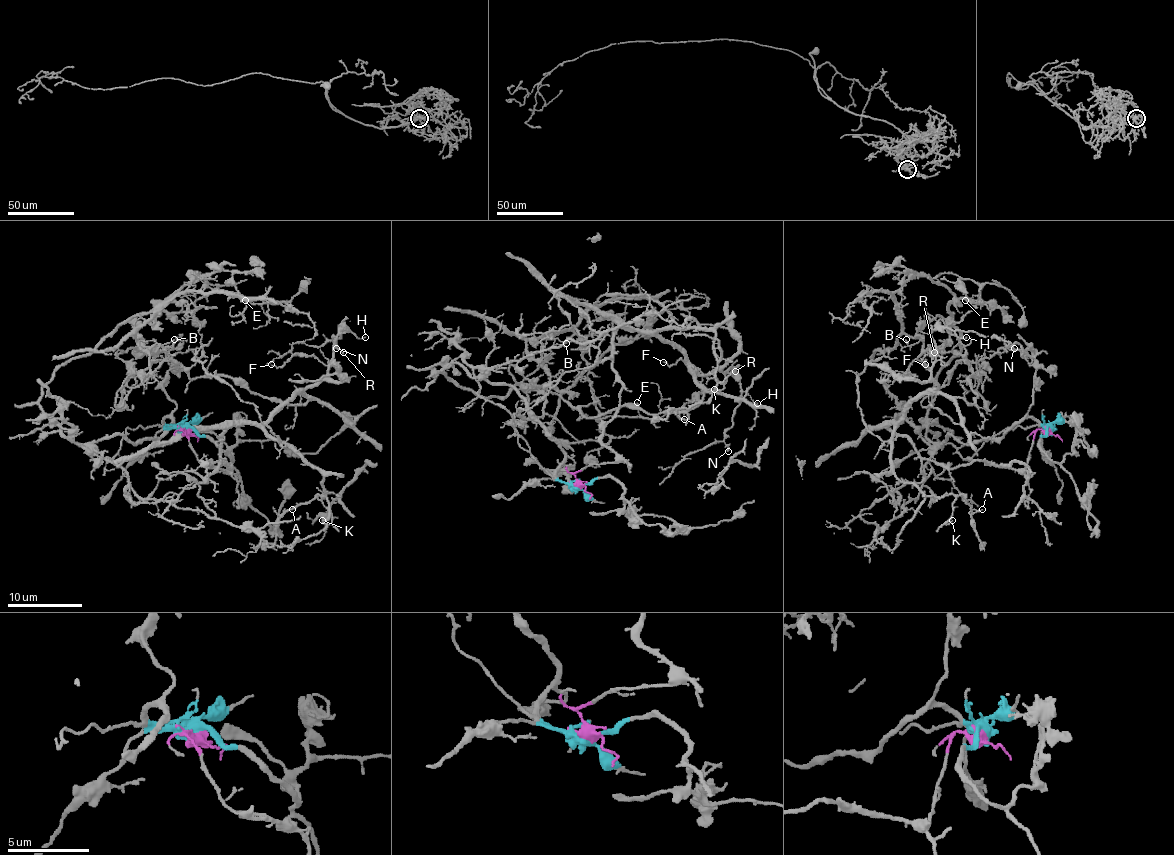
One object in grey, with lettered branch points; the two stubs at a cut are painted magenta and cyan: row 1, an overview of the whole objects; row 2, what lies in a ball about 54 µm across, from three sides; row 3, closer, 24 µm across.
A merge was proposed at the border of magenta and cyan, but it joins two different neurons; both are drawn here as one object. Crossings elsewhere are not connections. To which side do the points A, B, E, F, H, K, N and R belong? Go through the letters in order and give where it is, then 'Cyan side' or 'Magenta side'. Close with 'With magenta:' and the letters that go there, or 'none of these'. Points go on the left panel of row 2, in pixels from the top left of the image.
A: Place: (292, 509). Magenta side
B: Place: (174, 339). Cyan side
E: Place: (245, 300). Cyan side
F: Place: (271, 364). Magenta side
H: Place: (365, 337). Magenta side
K: Place: (322, 520). Magenta side
N: Place: (336, 348). Magenta side
R: Place: (343, 352). Magenta side
With magenta: A, F, H, K, N, R

